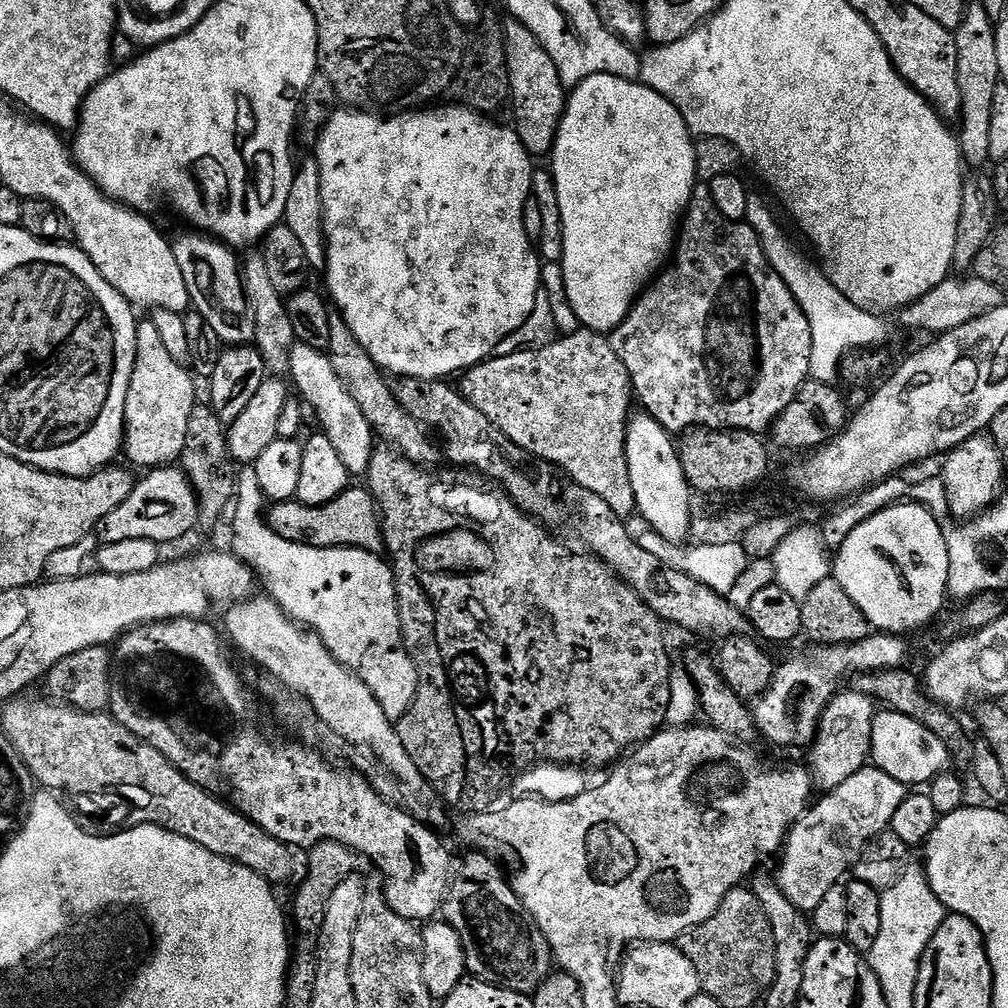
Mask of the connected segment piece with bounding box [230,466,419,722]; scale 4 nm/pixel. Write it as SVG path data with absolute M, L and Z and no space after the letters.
M241 467L236 481L234 511L231 513L231 551L254 570L259 583L261 580L268 587L267 595L279 604L287 616L291 616L297 624L318 633L336 661L345 664L355 676L366 682L366 686L370 686L374 698L378 698L382 710L393 722L402 719L415 700L419 672L411 653L404 648L396 601L398 580L397 577L396 580L392 577L393 569L389 561L375 552L367 552L361 548L311 548L305 544L295 544L270 530L264 517L265 512L266 497L258 482L255 467Z

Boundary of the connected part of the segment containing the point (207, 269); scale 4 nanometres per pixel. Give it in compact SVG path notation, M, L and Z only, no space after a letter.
M207 234L191 235L180 236L172 244L174 258L178 258L178 267L182 270L182 278L186 278L186 290L192 299L191 307L198 314L202 314L202 318L206 318L206 322L210 322L210 327L218 334L221 345L251 345L255 338L254 314L247 290L244 288L241 261L238 258L236 261L237 253L227 244L222 244Z

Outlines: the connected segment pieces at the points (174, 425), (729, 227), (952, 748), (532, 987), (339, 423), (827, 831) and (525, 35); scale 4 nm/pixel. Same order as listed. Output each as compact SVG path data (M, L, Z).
M151 318L141 319L136 325L136 361L124 414L122 452L125 457L128 455L129 465L151 470L179 461L186 446L186 430L190 427L192 412L198 406L195 382L193 373L166 351L158 326L154 326Z
M704 182L697 183L688 209L684 211L682 223L678 228L678 243L671 257L670 266L665 267L640 293L626 318L610 334L610 339L614 346L614 354L622 358L622 366L626 366L630 374L632 390L639 407L641 404L644 407L641 409L647 415L654 417L667 432L673 434L684 434L698 428L733 428L743 432L767 433L782 414L782 410L786 410L786 406L794 402L800 387L810 379L812 335L808 315L804 313L802 306L798 306L794 294L790 294L786 282L776 273L774 266L770 266L756 231L743 220L727 220L718 210L718 206L714 206L714 198L707 183Z
M902 667L887 668L881 672L862 672L851 677L851 687L857 692L872 697L873 701L879 702L889 709L906 714L915 720L921 720L930 731L938 734L938 738L942 738L942 742L954 757L955 763L957 760L964 766L971 765L973 741L968 740L967 734L964 733L964 728L960 725L959 718L956 717L959 715L955 711L945 708L944 705L937 704L922 687L921 677L908 671L907 667Z
M472 850L465 858L464 865L461 868L459 865L458 875L449 883L448 893L444 895L442 919L450 926L454 926L458 938L462 940L469 977L485 980L488 984L506 990L535 994L540 983L553 971L554 957L542 930L532 923L532 916L524 909L524 903L517 898L509 877L504 877L499 866L483 851Z
M299 342L294 343L289 351L287 375L289 377L292 376L293 381L291 380L291 383L294 385L294 388L294 383L296 383L296 388L298 391L300 391L300 393L298 393L299 399L305 404L314 406L314 410L318 414L318 425L322 429L322 434L326 438L330 438L330 443L334 445L334 450L338 450L338 454L340 455L340 457L342 457L342 462L346 466L349 477L363 477L365 473L367 473L368 467L370 466L370 458L372 457L372 453L374 451L374 443L372 444L372 440L374 441L374 433L372 431L372 427L370 426L370 422L366 422L366 414L362 414L362 410L358 406L358 402L354 402L354 398L350 398L350 390L346 390L346 386L342 386L342 378L338 378L338 374L334 371L334 366L330 362L327 351L315 348L314 346L306 346L305 344L301 344Z
M866 766L850 774L850 778L842 782L842 786L838 786L832 792L824 792L821 800L817 799L788 829L782 845L784 861L780 864L780 872L778 871L778 883L782 894L786 894L790 902L794 902L799 912L813 913L822 898L853 871L860 852L868 845L868 841L873 840L879 832L885 831L891 825L898 806L902 806L902 802L909 794L909 789L902 782L898 782L898 778L890 778L890 774L875 766Z
M509 19L507 23L503 25L504 49L510 78L510 112L512 108L516 115L514 127L529 156L547 157L556 141L560 120L564 117L566 89L558 74L558 66L554 66L554 58L546 54L542 42L538 42L538 38L534 38L522 22Z

